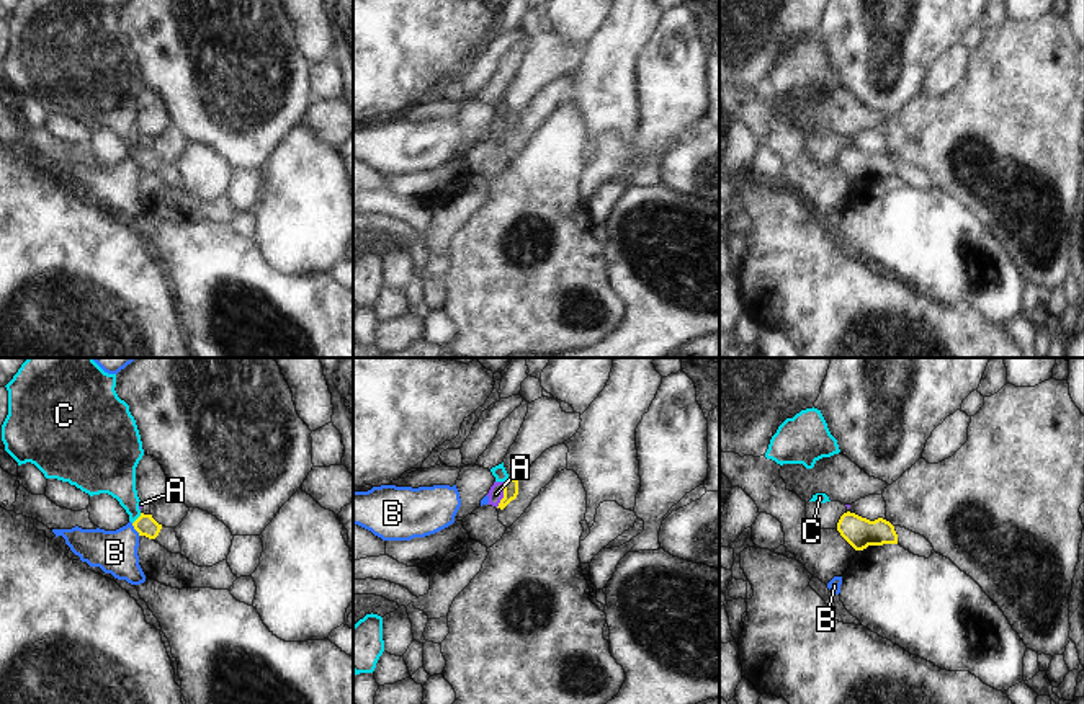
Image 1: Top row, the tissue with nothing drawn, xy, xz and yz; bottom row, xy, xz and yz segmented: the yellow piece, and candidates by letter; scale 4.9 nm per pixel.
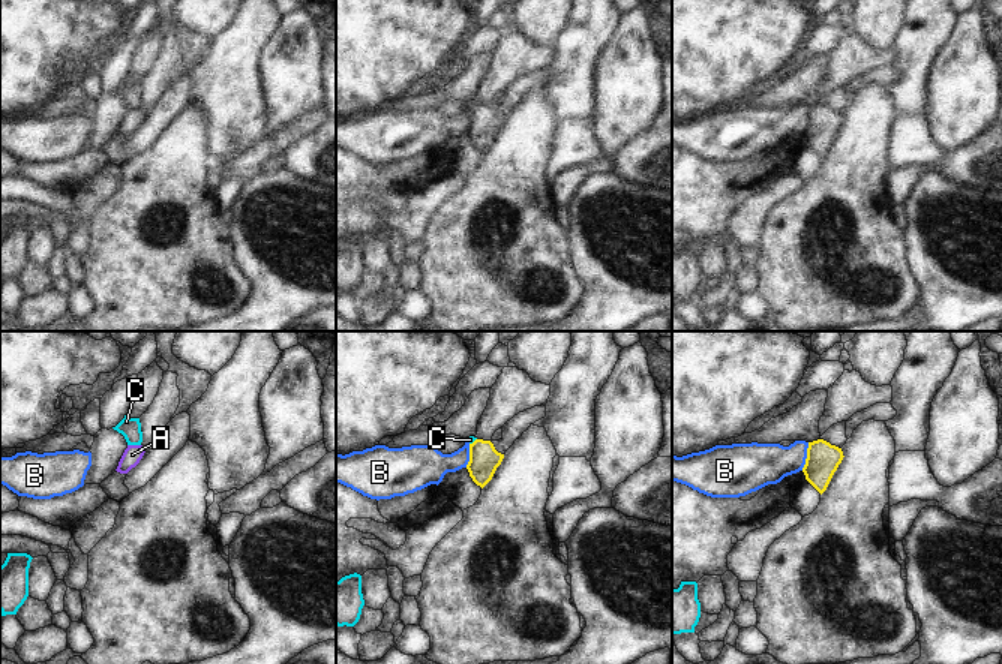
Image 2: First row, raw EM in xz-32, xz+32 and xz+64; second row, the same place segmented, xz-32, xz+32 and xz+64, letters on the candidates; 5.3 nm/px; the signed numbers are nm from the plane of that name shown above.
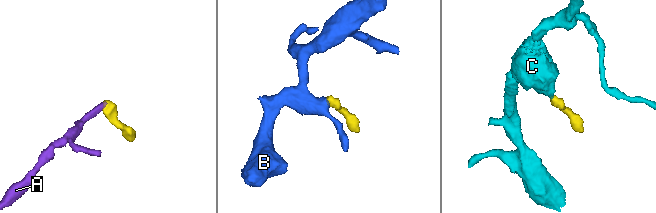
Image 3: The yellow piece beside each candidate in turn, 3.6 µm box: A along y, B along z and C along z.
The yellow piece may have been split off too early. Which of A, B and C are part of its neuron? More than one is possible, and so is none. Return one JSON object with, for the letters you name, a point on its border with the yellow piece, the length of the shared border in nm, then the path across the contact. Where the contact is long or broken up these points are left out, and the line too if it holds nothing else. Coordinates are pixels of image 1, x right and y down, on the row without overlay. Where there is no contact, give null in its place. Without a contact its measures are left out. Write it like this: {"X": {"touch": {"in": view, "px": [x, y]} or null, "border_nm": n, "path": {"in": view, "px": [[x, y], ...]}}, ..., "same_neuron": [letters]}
{"C": {"touch": {"in": "xy", "px": [138, 152]}, "border_nm": 70, "path": {"in": "xy", "px": [[144, 159], [138, 152], [115, 108]]}}, "same_neuron": ["C"]}

